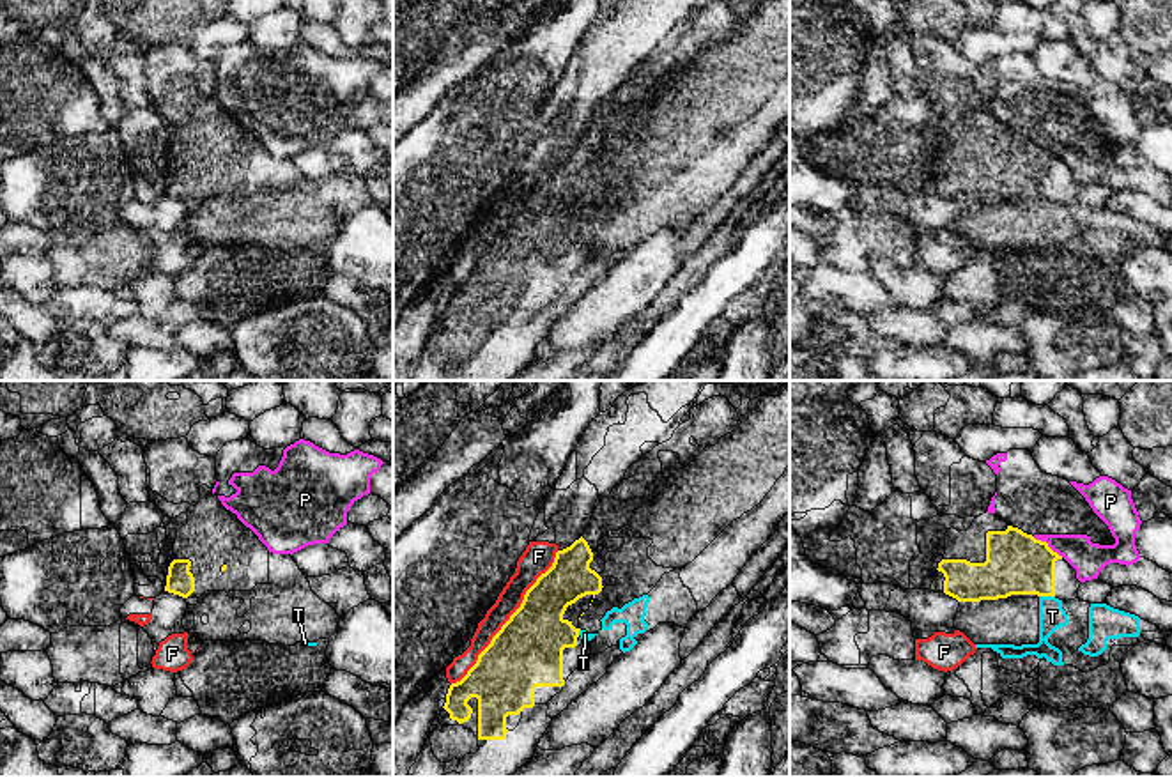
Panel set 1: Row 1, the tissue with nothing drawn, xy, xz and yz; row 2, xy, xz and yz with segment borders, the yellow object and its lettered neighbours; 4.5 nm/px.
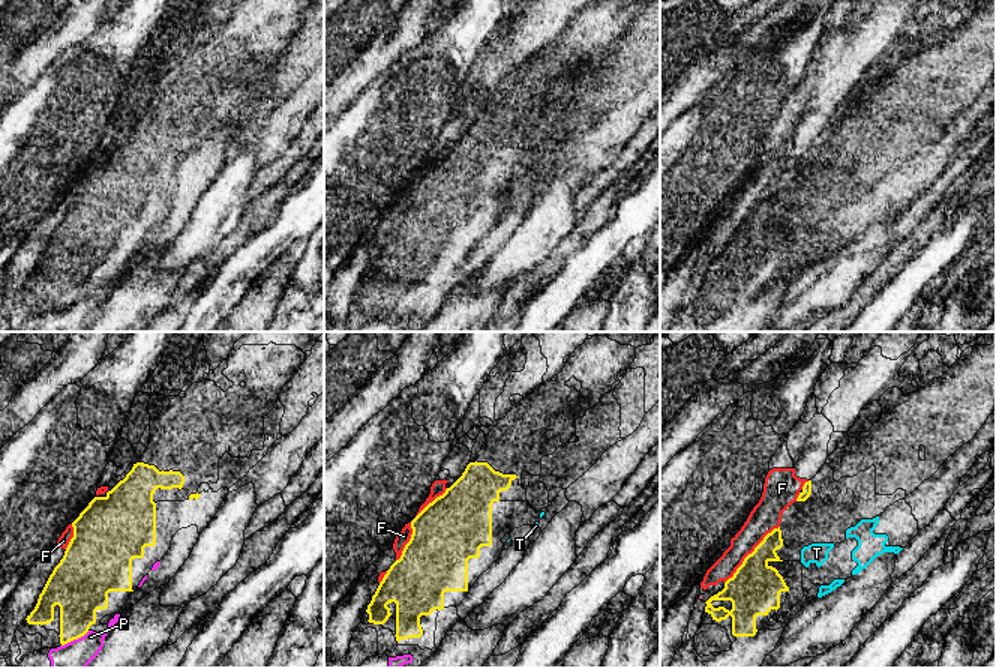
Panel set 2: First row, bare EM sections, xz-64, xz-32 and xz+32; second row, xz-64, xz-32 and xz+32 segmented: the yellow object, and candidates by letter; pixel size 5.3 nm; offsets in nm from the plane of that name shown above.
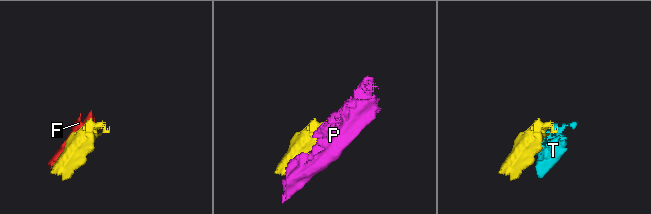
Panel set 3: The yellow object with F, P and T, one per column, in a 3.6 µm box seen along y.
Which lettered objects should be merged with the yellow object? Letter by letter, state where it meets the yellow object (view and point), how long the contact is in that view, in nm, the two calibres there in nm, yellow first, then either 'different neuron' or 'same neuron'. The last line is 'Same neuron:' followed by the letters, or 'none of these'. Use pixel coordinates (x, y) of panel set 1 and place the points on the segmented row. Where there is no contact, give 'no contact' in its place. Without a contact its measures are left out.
F: xz (508, 620) | 800 nm | 320/110 nm | different neuron
P: yz (1047, 546) | 170 nm | 280/150 nm | different neuron
T: yz (1047, 595) | 70 nm | 280/120 nm | different neuron
Same neuron: none of these

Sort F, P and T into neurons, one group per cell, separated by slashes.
F / P / T

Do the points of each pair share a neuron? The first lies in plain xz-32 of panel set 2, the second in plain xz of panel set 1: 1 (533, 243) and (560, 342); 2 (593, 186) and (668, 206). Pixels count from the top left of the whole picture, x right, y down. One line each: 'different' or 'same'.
1: same
2: different

